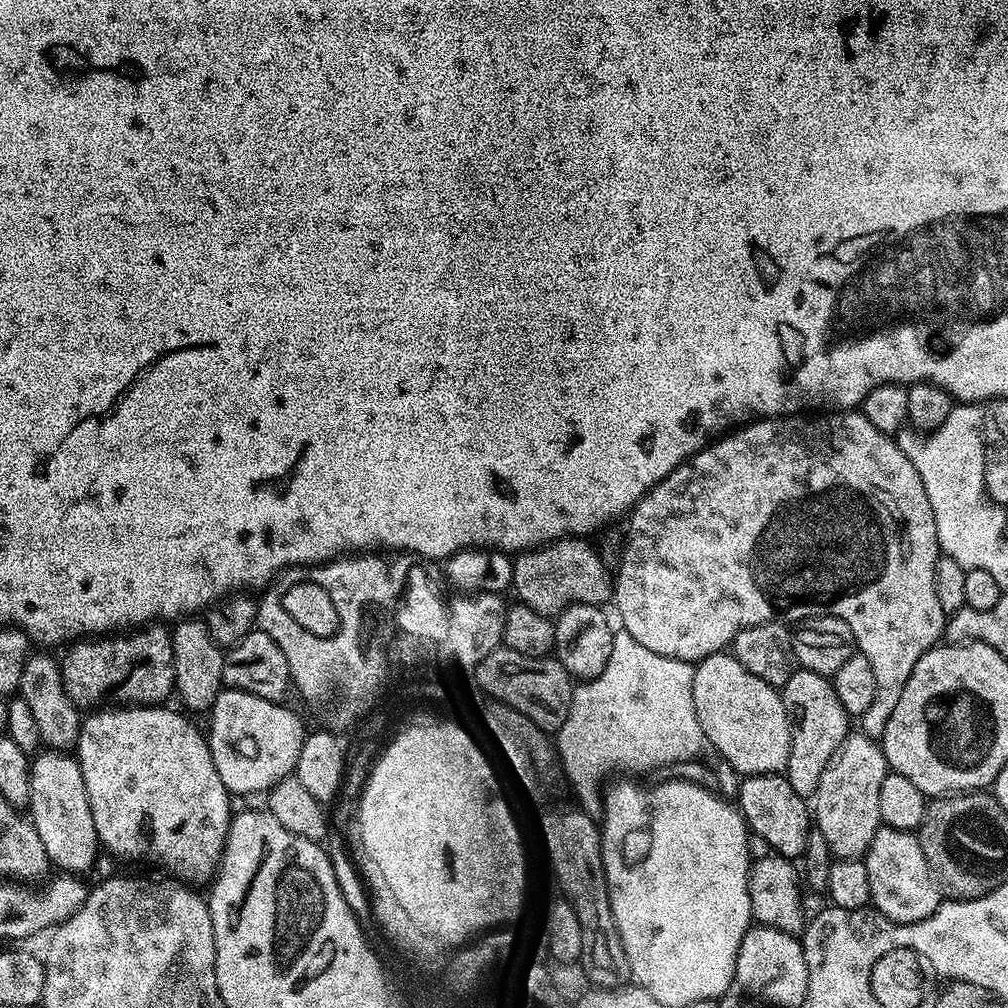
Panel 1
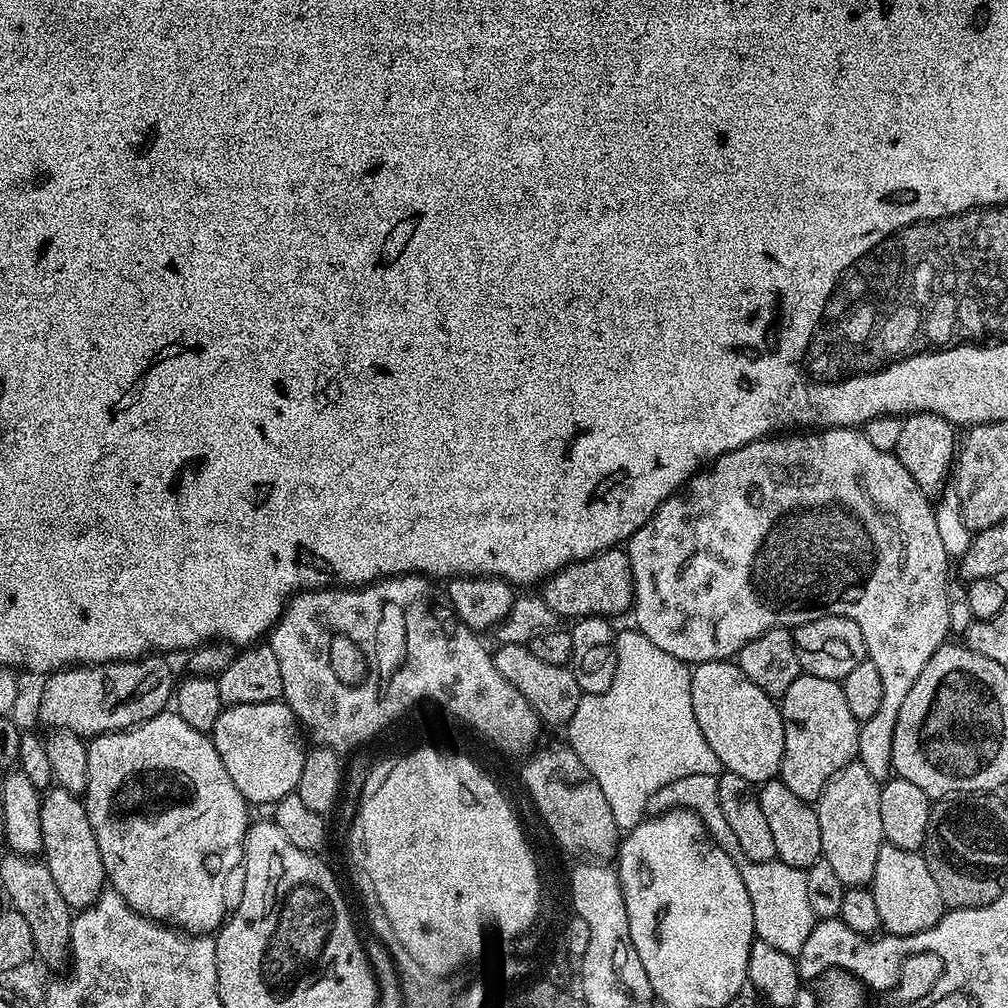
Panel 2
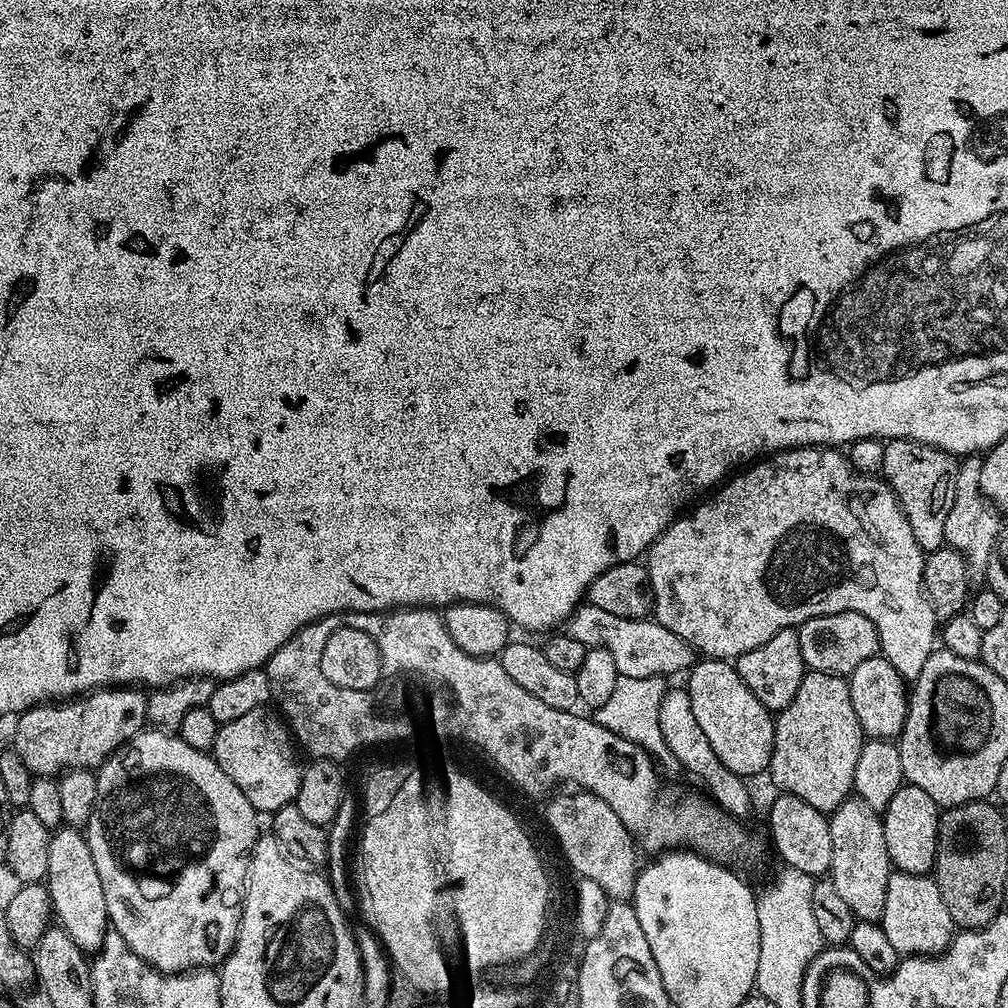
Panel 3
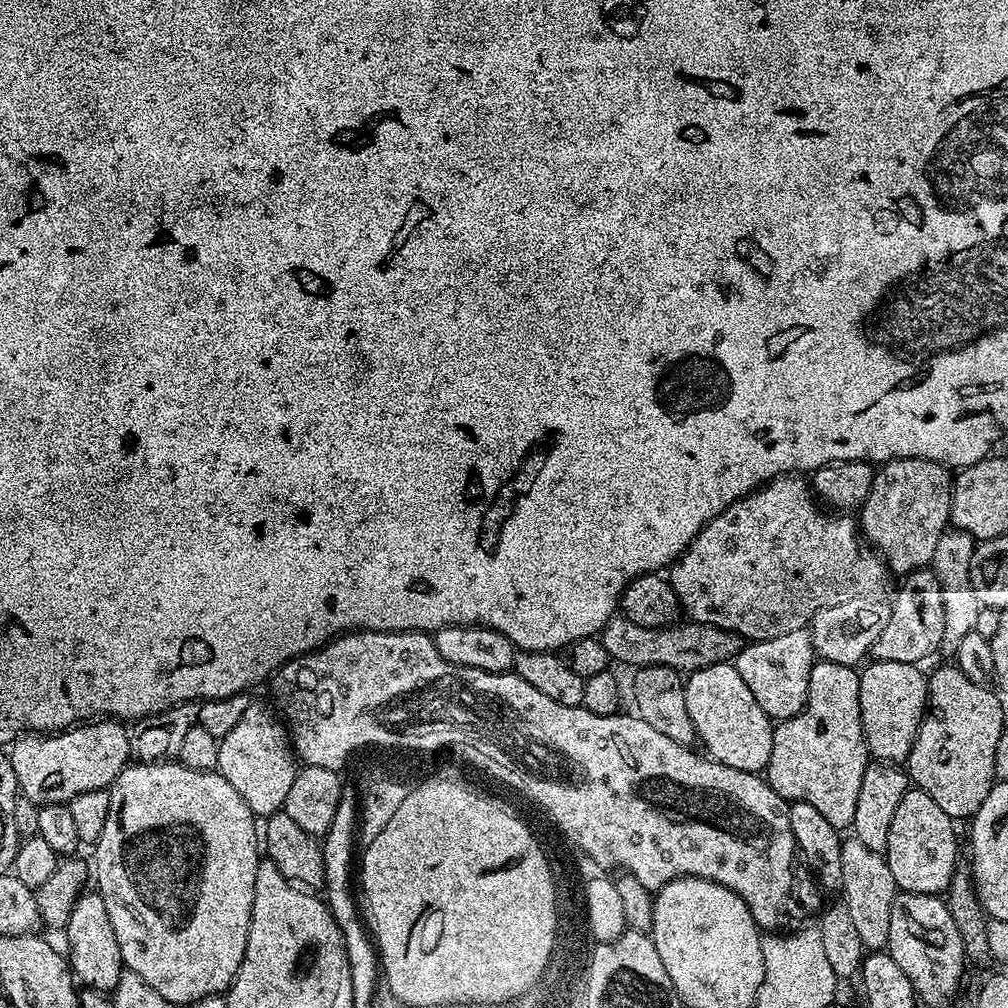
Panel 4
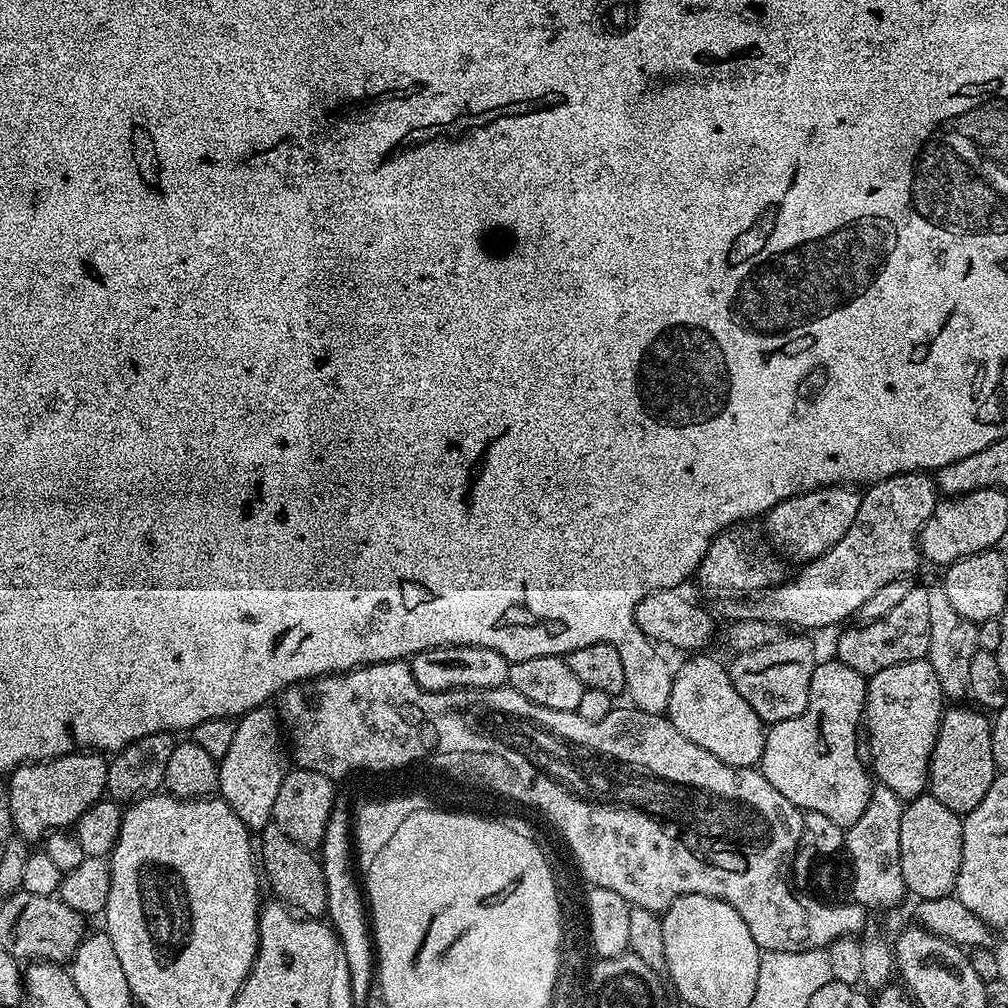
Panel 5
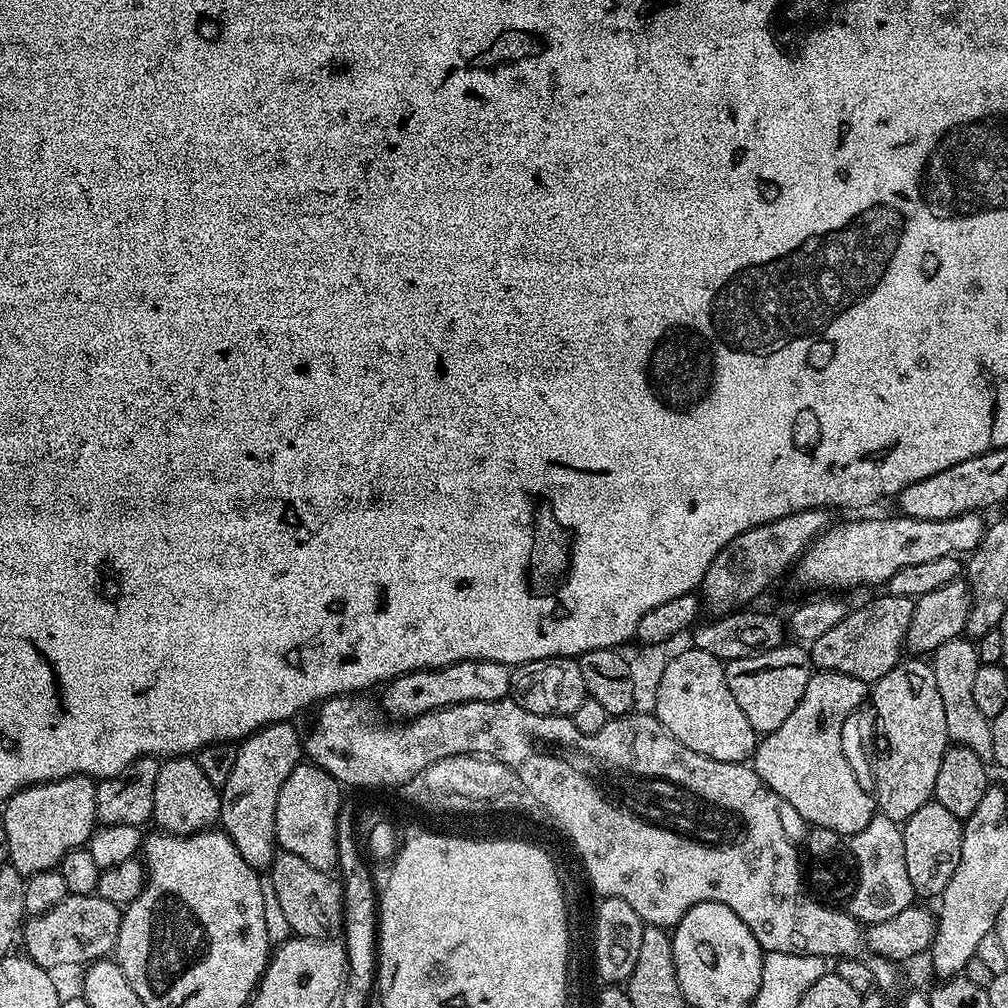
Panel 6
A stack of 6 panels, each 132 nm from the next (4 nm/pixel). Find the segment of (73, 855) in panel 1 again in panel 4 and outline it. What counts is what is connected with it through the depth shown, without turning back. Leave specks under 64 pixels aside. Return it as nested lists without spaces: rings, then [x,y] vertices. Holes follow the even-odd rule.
[[[85,891],[76,900],[68,916],[66,935],[68,935],[66,959],[73,977],[84,988],[93,988],[106,993],[115,990],[126,969],[122,950],[118,950],[118,938],[114,938],[114,926],[110,926],[110,914],[106,914],[106,906],[99,892]]]

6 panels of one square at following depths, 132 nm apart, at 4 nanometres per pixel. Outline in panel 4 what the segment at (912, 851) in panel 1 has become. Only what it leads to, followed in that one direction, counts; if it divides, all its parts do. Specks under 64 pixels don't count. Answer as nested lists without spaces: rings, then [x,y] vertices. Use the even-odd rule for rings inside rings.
[[[900,892],[890,910],[890,928],[886,951],[910,978],[921,1005],[938,1006],[951,998],[964,976],[966,961],[962,938],[956,929],[947,903],[940,896]]]

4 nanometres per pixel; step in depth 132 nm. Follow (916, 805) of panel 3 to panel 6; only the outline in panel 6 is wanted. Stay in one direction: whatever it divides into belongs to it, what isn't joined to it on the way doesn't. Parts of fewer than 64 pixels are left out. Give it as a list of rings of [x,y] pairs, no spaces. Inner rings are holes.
[[[933,798],[926,806],[918,806],[916,813],[903,821],[902,831],[902,846],[906,846],[906,871],[910,874],[913,893],[917,897],[939,897],[946,890],[950,878],[954,878],[954,870],[958,870],[958,862],[962,858],[963,823]]]

